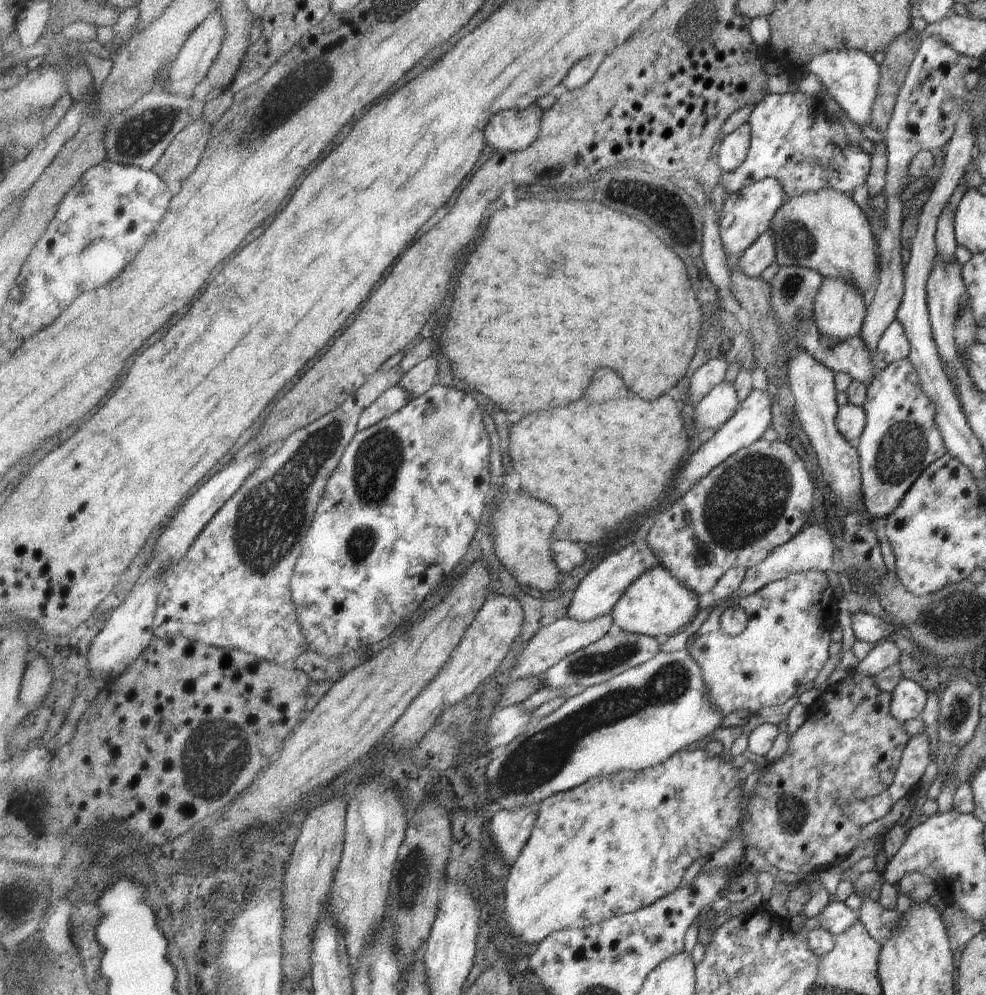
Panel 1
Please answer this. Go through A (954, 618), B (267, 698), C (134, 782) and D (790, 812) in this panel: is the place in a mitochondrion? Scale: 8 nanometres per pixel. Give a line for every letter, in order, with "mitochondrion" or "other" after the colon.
A: mitochondrion
B: other
C: other
D: mitochondrion

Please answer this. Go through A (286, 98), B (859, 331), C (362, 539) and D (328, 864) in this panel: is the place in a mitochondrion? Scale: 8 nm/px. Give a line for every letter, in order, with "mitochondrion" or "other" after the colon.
A: mitochondrion
B: other
C: mitochondrion
D: other

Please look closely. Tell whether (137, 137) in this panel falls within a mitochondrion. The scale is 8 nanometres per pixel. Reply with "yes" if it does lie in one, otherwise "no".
yes

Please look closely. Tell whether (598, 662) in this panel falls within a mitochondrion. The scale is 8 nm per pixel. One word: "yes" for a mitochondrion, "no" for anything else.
yes

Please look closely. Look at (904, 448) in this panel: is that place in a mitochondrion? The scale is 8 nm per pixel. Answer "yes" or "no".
yes

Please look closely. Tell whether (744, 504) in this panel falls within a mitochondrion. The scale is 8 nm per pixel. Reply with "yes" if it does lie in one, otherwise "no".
yes

